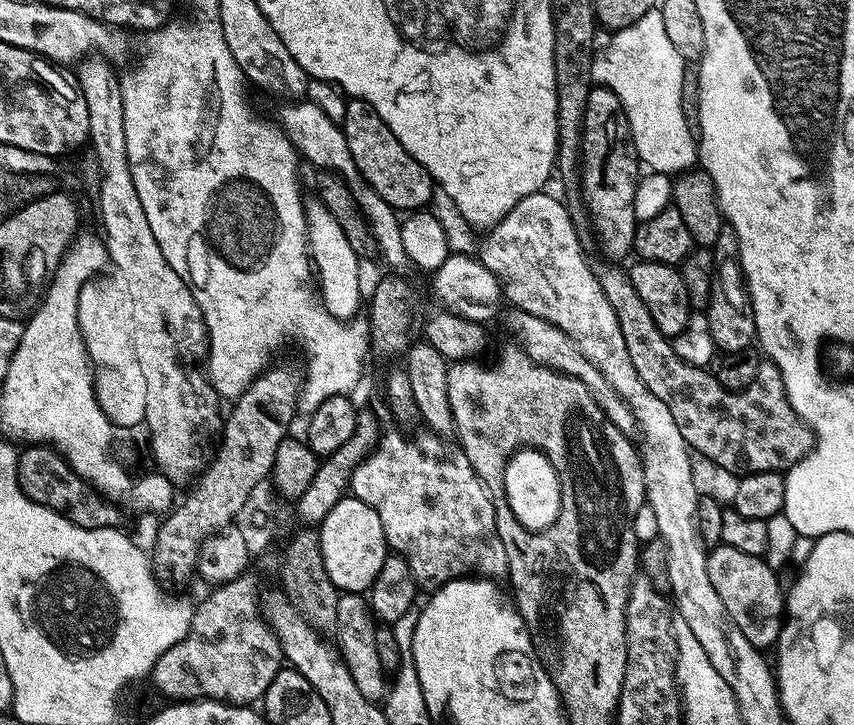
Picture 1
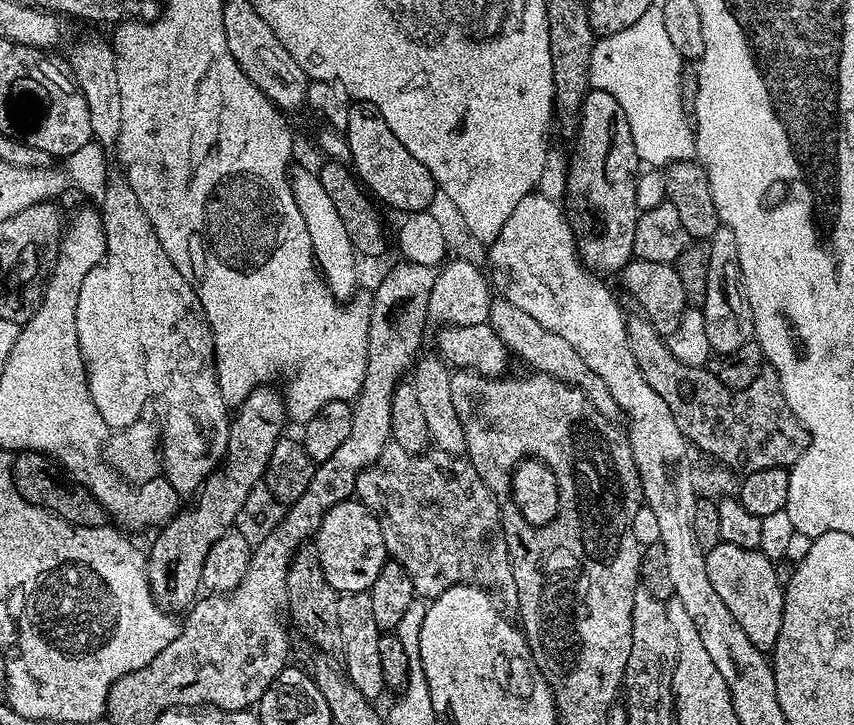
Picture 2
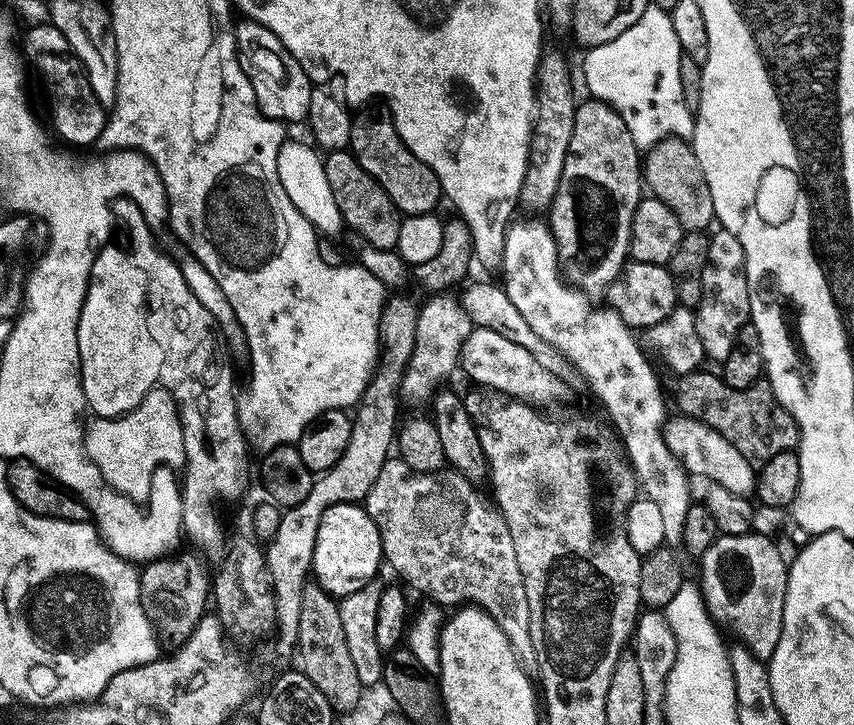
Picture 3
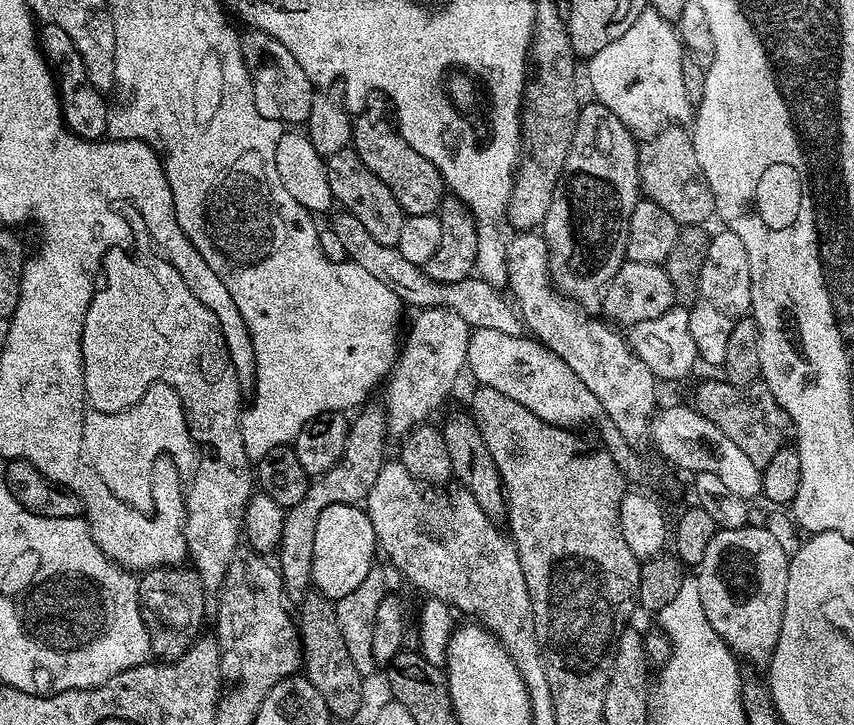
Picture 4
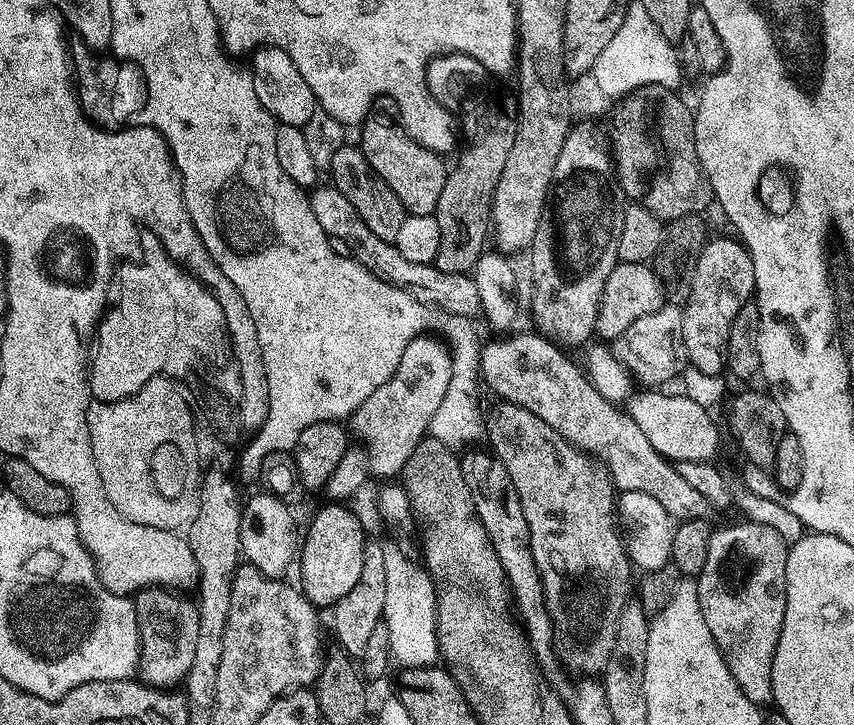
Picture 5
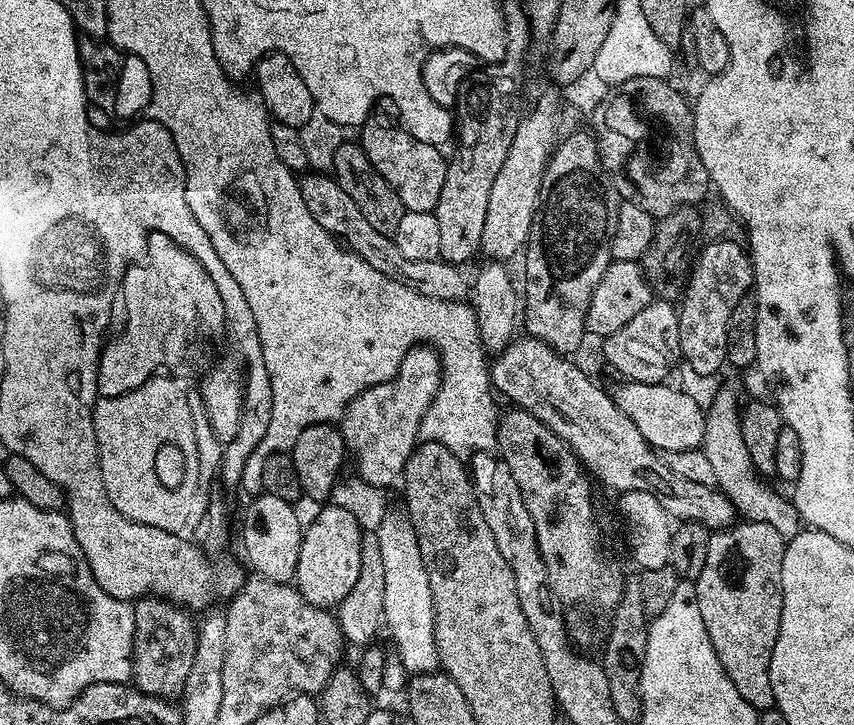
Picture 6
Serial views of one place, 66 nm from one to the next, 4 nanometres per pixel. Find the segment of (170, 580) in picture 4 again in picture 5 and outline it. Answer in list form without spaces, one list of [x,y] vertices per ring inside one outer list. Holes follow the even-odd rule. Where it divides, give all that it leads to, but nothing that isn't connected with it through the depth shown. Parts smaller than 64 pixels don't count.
[[[168,586],[142,588],[135,593],[136,621],[140,635],[140,663],[138,676],[143,683],[169,689],[188,675],[194,666],[194,649],[198,646],[200,610],[195,599],[187,600],[184,594]]]

